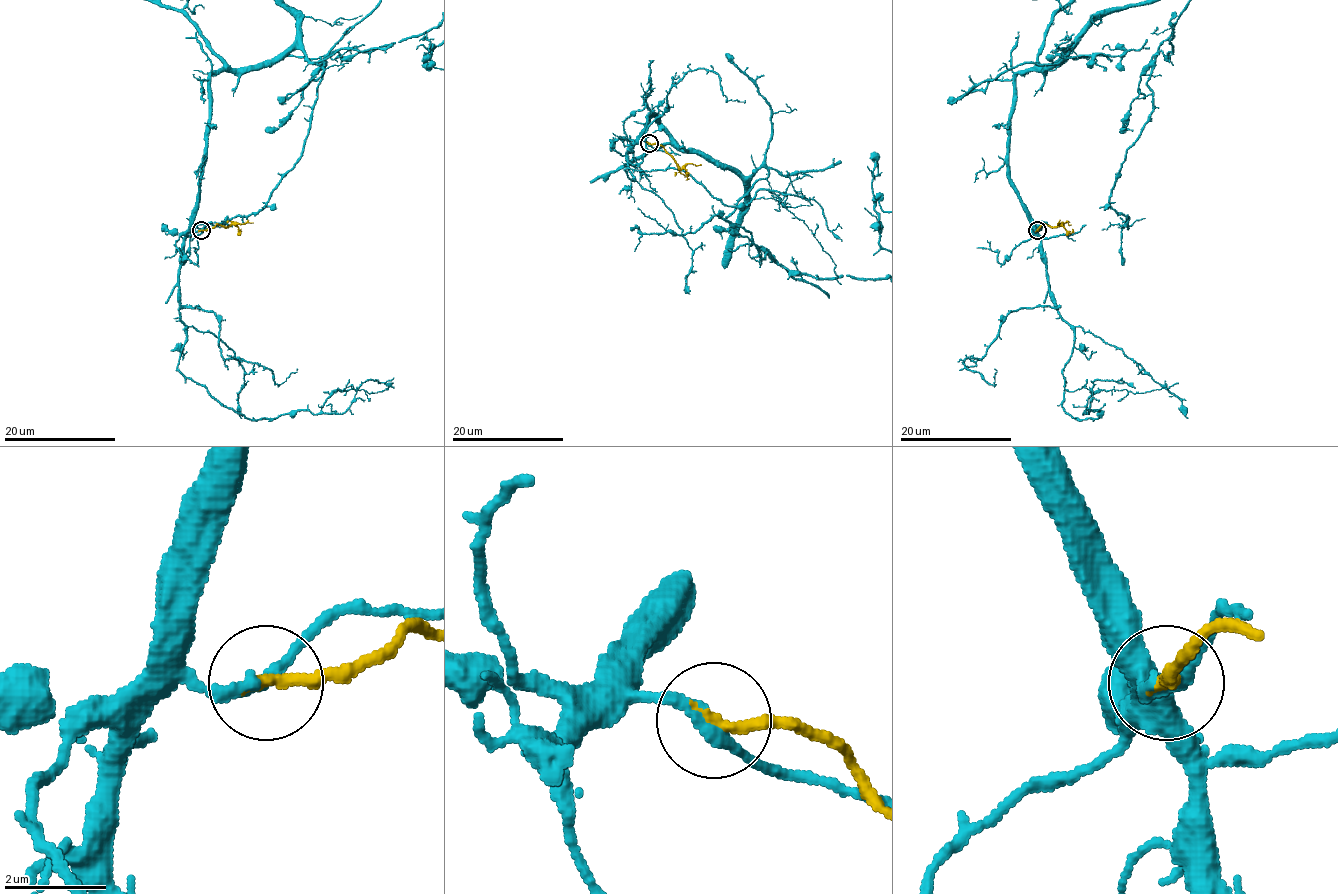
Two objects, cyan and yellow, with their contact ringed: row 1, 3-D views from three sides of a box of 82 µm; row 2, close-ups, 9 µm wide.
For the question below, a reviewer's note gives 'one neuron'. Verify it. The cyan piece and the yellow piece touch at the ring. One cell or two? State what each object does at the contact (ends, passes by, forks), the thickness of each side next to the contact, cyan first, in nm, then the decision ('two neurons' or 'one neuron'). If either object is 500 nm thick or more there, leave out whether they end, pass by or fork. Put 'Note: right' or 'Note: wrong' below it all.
cyan passes by | yellow ends | 260/280 nm | one neuron
Note: right

